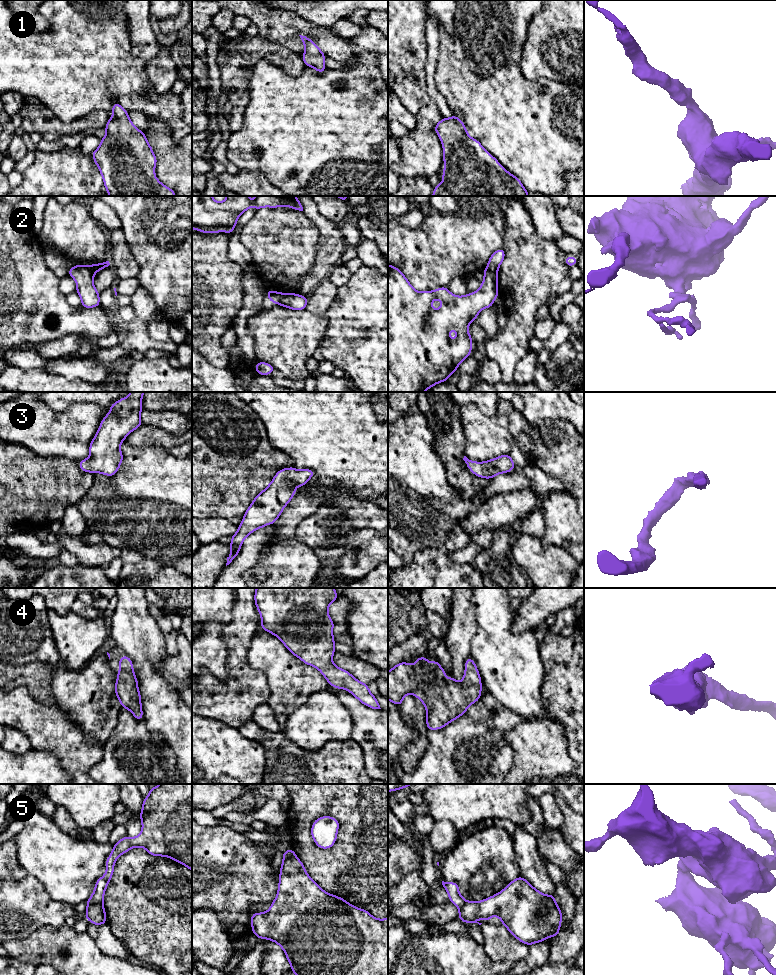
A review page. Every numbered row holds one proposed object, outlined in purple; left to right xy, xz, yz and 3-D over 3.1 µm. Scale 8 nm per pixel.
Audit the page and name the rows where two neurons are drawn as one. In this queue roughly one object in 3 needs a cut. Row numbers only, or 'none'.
2, 5

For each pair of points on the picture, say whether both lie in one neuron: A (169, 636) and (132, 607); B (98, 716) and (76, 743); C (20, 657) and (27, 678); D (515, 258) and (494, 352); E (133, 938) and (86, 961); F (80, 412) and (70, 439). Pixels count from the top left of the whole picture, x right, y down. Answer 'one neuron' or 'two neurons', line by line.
A: two neurons
B: two neurons
C: two neurons
D: one neuron
E: two neurons
F: one neuron

